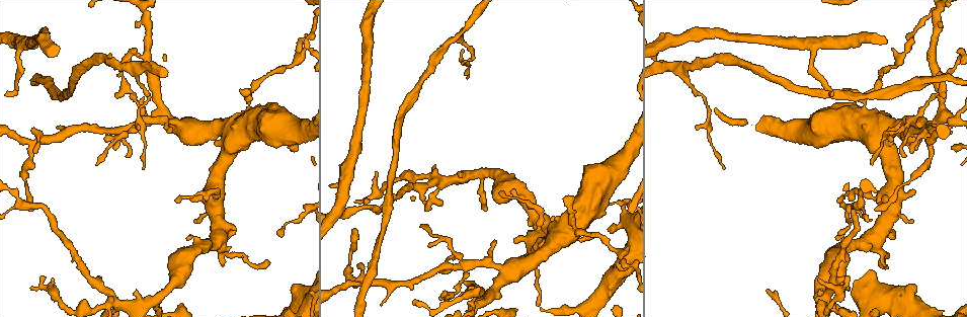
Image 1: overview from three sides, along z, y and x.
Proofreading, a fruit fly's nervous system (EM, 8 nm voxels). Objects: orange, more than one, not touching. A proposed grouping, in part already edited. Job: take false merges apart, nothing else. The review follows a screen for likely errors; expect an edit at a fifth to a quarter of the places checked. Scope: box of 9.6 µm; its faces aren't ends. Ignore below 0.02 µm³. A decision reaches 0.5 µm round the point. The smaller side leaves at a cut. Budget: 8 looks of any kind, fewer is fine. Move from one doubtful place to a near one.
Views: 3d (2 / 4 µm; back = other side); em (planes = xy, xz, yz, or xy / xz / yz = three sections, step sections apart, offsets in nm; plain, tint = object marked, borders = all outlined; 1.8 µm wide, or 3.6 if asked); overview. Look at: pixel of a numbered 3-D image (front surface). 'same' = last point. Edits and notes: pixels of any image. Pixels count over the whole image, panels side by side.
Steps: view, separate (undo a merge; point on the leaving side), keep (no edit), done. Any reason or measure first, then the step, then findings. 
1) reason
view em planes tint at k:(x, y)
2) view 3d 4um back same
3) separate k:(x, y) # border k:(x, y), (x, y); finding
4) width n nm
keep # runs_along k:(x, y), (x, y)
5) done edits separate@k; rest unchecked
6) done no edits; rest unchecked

view em planes tint at 1:(35, 142)

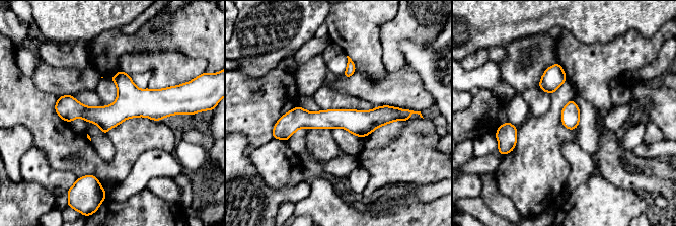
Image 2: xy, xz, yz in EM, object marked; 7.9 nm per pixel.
keep # runs_along 2:(399, 118), (293, 120), (279, 125); one cell here

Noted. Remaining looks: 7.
thick turns thin
view 3d 4um at 1:(884, 128)

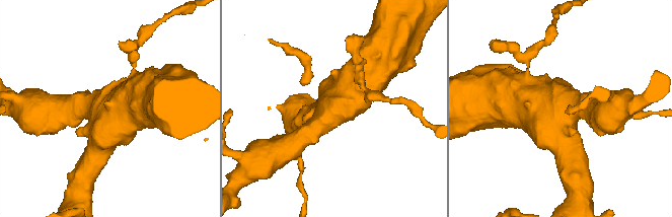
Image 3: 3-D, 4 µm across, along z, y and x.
now the EM
view em 3.6um xz step 4 tint at 3:(105, 108)

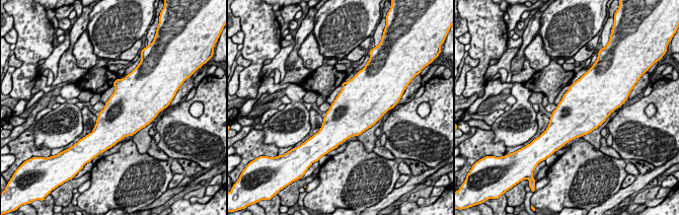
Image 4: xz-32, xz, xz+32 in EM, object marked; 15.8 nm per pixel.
view em 3.6um planes tint same

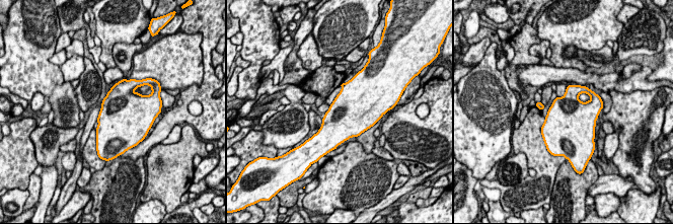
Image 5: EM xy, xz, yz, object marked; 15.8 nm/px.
width 650 nm
keep # one cell here

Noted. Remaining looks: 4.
sudden change in width
view 3d 4um at 1:(912, 118)

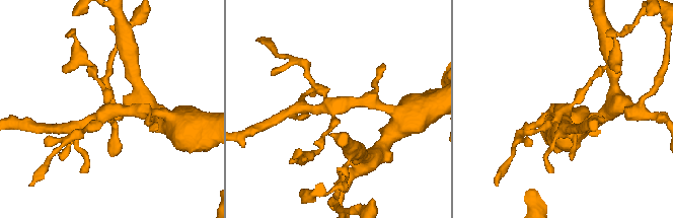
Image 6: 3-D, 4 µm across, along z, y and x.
arms 4
view em planes tint at 6:(108, 111)

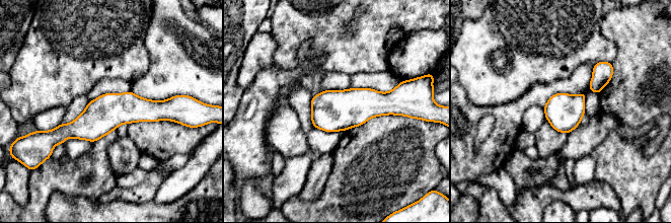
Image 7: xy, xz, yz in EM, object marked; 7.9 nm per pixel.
keep # all the same cell

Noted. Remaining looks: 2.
done no edits; rest unchecked

